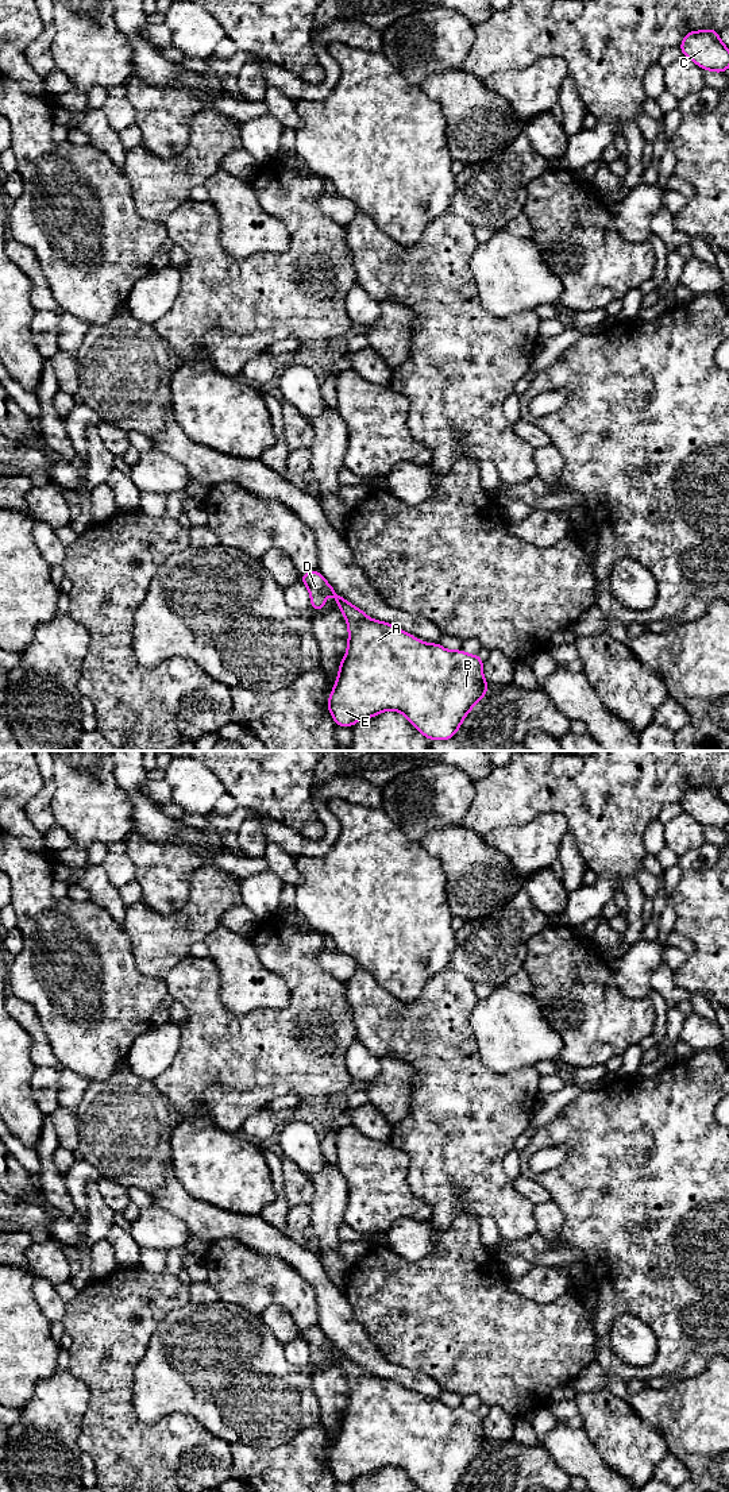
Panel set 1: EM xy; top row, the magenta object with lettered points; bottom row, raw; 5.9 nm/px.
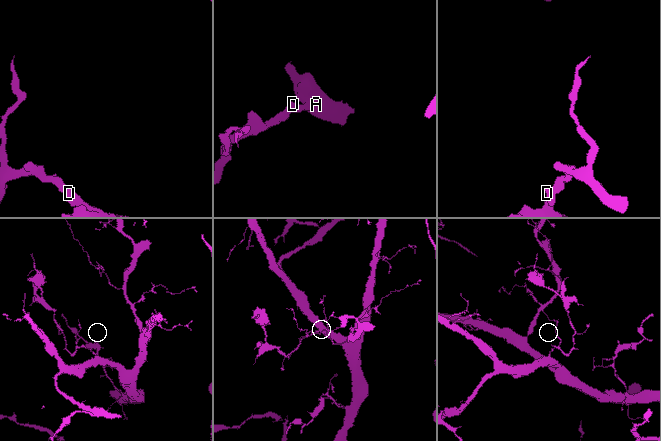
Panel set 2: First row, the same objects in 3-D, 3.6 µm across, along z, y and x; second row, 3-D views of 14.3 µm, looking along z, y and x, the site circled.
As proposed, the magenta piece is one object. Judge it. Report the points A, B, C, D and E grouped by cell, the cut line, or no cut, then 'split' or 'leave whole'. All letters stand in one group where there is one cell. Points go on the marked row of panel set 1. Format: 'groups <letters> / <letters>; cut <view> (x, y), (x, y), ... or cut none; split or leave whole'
groups A B C D E; cut none; leave whole

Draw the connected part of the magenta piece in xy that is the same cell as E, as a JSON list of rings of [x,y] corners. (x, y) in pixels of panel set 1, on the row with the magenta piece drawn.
[[[312,570],[300,577],[310,595],[310,609],[325,608],[325,597],[335,595],[348,627],[347,652],[339,664],[335,687],[328,698],[328,710],[338,726],[351,728],[360,720],[385,710],[402,713],[428,740],[450,740],[464,717],[490,690],[483,676],[483,659],[462,648],[447,651],[439,643],[423,643],[405,631],[370,618],[344,600],[320,574]]]

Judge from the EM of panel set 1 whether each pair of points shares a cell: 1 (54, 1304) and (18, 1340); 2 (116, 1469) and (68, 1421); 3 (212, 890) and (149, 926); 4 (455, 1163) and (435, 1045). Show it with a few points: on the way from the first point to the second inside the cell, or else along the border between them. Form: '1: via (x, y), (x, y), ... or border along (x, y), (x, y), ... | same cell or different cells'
1: border along (33, 1284), (34, 1299), (50, 1325) | different cells
2: border along (88, 1402), (78, 1437), (81, 1453) | different cells
3: via (207, 912), (195, 925), (192, 933), (170, 933) | same cell
4: via (455, 1133), (455, 1097), (448, 1075) | same cell

